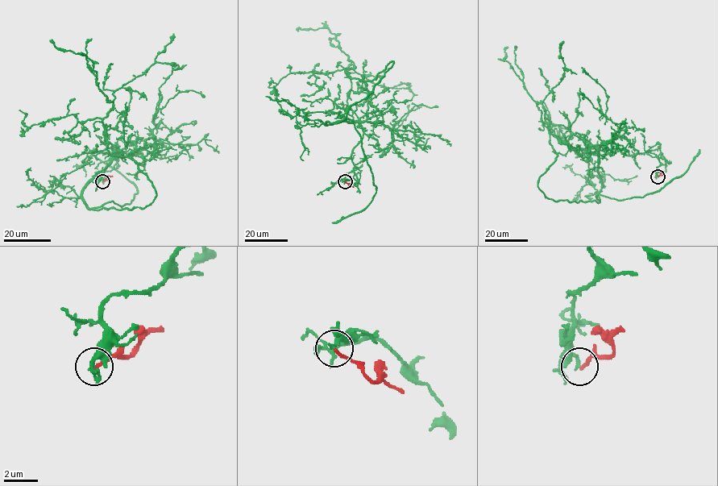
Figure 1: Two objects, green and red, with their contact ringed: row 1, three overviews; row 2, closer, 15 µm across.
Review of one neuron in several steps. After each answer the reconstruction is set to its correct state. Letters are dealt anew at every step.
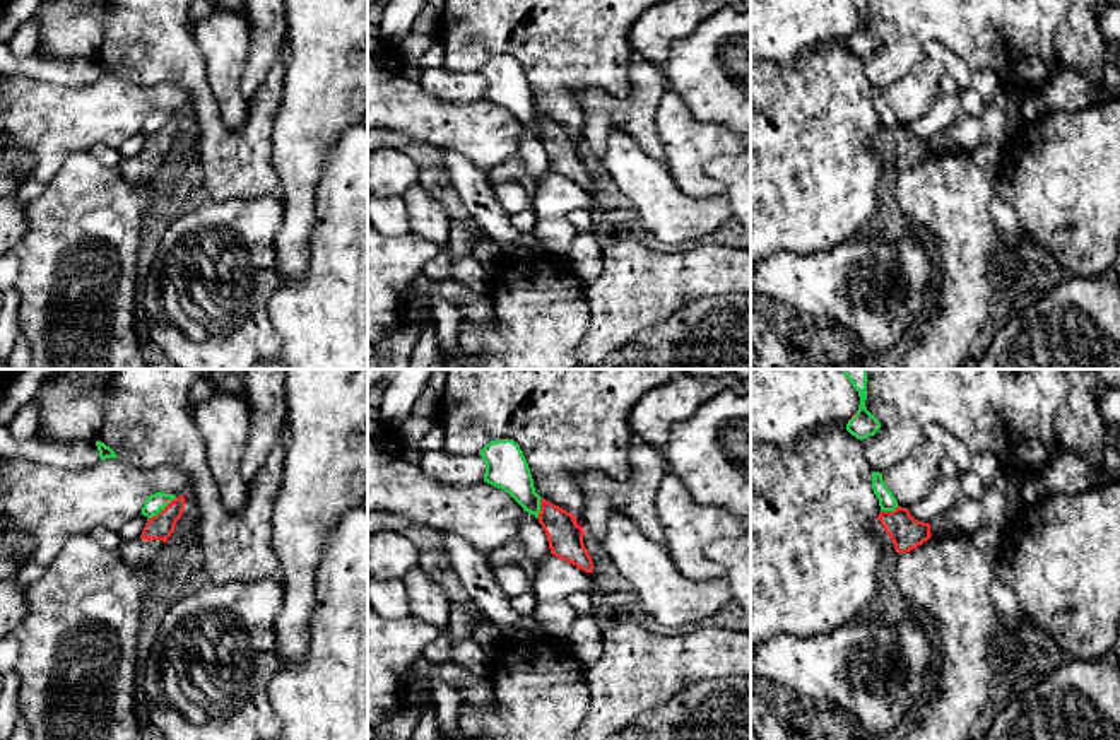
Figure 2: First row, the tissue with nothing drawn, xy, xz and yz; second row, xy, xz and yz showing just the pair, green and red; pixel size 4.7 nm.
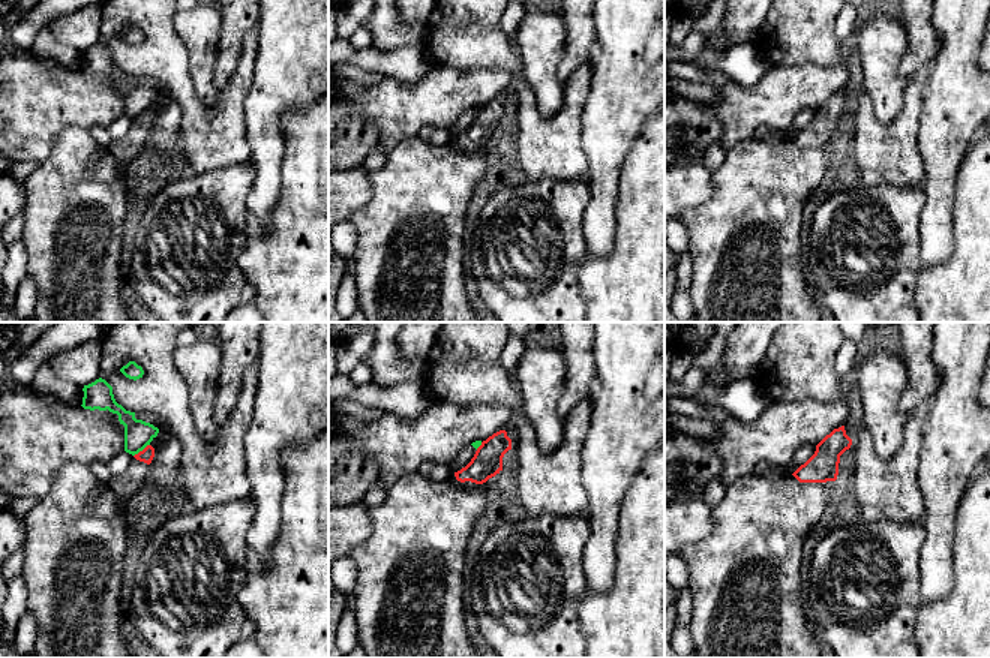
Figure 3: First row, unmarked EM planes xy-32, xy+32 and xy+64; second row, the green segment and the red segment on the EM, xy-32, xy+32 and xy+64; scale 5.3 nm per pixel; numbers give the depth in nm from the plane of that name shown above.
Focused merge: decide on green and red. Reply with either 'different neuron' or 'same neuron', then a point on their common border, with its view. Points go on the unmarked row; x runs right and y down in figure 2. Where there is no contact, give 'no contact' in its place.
different neuron; contact xy (163, 125)

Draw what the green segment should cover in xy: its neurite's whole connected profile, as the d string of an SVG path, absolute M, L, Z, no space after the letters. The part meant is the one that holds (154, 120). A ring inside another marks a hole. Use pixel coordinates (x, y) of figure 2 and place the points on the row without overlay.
M156 109L150 111L142 125L144 133L152 135L156 133L161 126L164 126L173 116L176 116L174 111L164 111L164 109Z

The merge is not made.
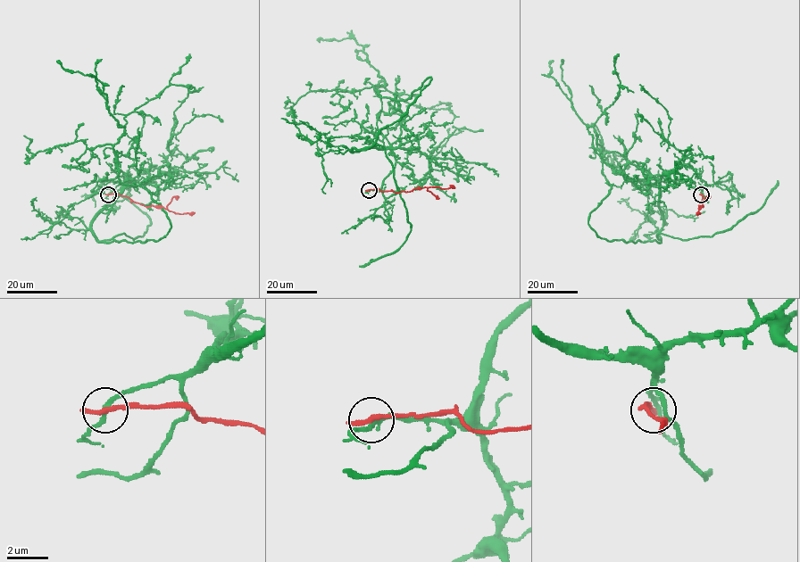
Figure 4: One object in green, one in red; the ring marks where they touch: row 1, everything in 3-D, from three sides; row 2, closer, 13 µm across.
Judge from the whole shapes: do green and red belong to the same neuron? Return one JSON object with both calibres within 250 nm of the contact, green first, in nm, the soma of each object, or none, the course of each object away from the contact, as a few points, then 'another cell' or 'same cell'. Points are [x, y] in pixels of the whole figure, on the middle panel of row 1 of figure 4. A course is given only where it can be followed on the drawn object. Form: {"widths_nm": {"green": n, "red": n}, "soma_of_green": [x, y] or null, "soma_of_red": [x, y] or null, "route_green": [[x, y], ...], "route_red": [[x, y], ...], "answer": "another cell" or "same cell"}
{"widths_nm": {"green": 220, "red": 300}, "soma_of_green": null, "soma_of_red": null, "route_green": [[368, 190], [380, 188], [395, 156], [388, 148], [352, 151], [380, 145], [411, 231], [392, 252], [359, 266]], "route_red": [[368, 190], [395, 193], [454, 186]], "answer": "another cell"}

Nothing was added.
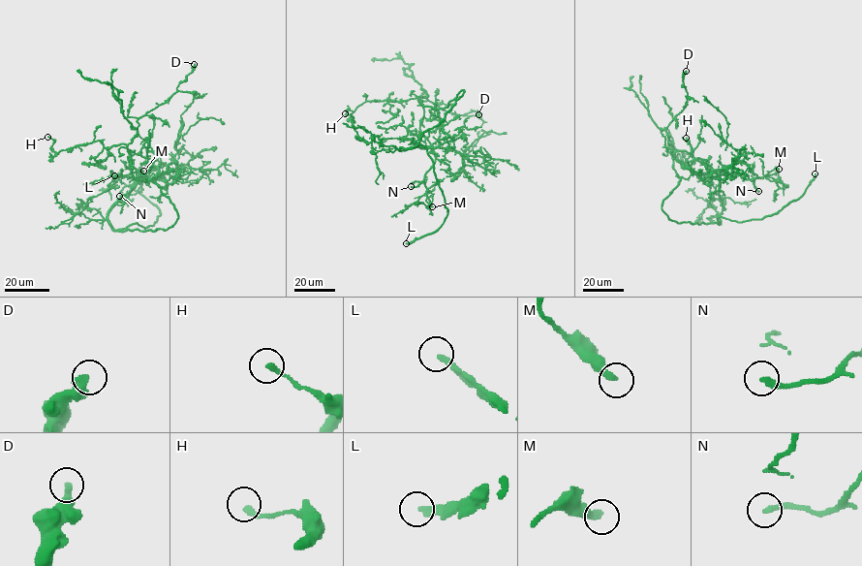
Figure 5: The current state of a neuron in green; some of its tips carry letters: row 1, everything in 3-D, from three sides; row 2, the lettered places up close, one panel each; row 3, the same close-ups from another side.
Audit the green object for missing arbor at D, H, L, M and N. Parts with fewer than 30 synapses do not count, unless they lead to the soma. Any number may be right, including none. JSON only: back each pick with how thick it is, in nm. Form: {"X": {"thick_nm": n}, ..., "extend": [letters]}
{"L": {"thick_nm": 280}, "N": {"thick_nm": 240}, "extend": ["L", "N"]}

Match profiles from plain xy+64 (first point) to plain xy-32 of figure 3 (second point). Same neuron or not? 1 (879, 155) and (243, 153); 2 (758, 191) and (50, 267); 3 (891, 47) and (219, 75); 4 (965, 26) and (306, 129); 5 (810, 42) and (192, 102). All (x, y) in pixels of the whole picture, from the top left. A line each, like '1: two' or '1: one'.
1: one
2: one
3: two
4: two
5: one

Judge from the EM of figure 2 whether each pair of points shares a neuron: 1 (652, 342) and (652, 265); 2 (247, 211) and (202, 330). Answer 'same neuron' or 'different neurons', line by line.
1: different neurons
2: same neuron

